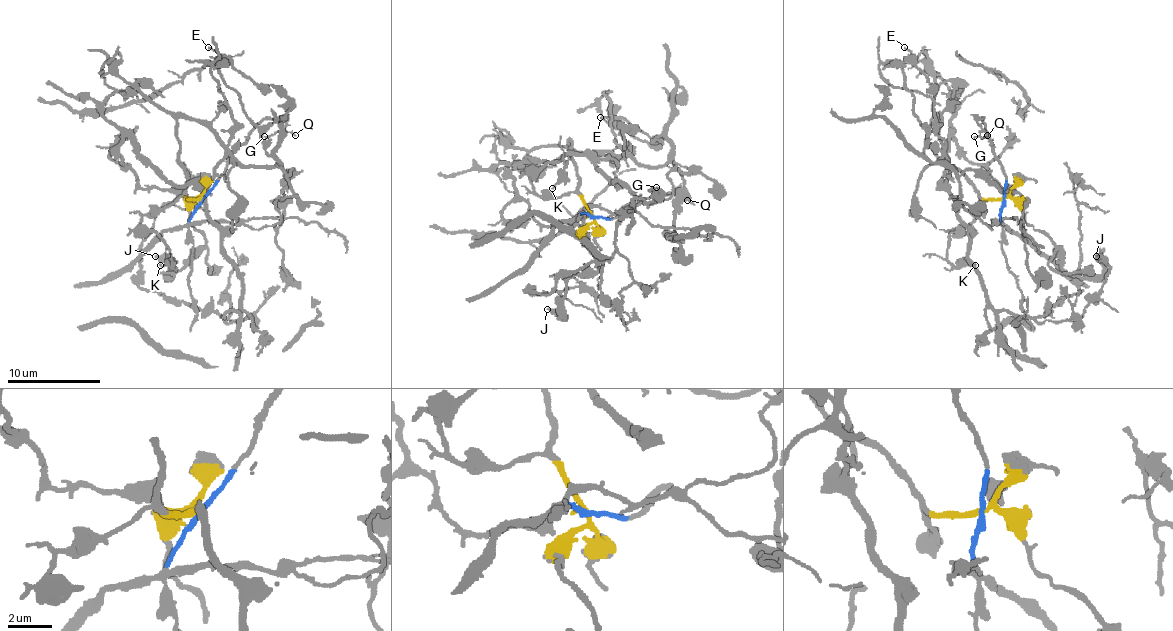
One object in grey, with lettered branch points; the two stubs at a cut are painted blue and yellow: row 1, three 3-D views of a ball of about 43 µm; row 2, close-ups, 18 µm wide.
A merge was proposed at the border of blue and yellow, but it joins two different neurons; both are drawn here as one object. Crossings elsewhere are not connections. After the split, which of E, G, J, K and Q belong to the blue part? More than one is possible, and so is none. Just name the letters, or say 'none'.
G, Q

